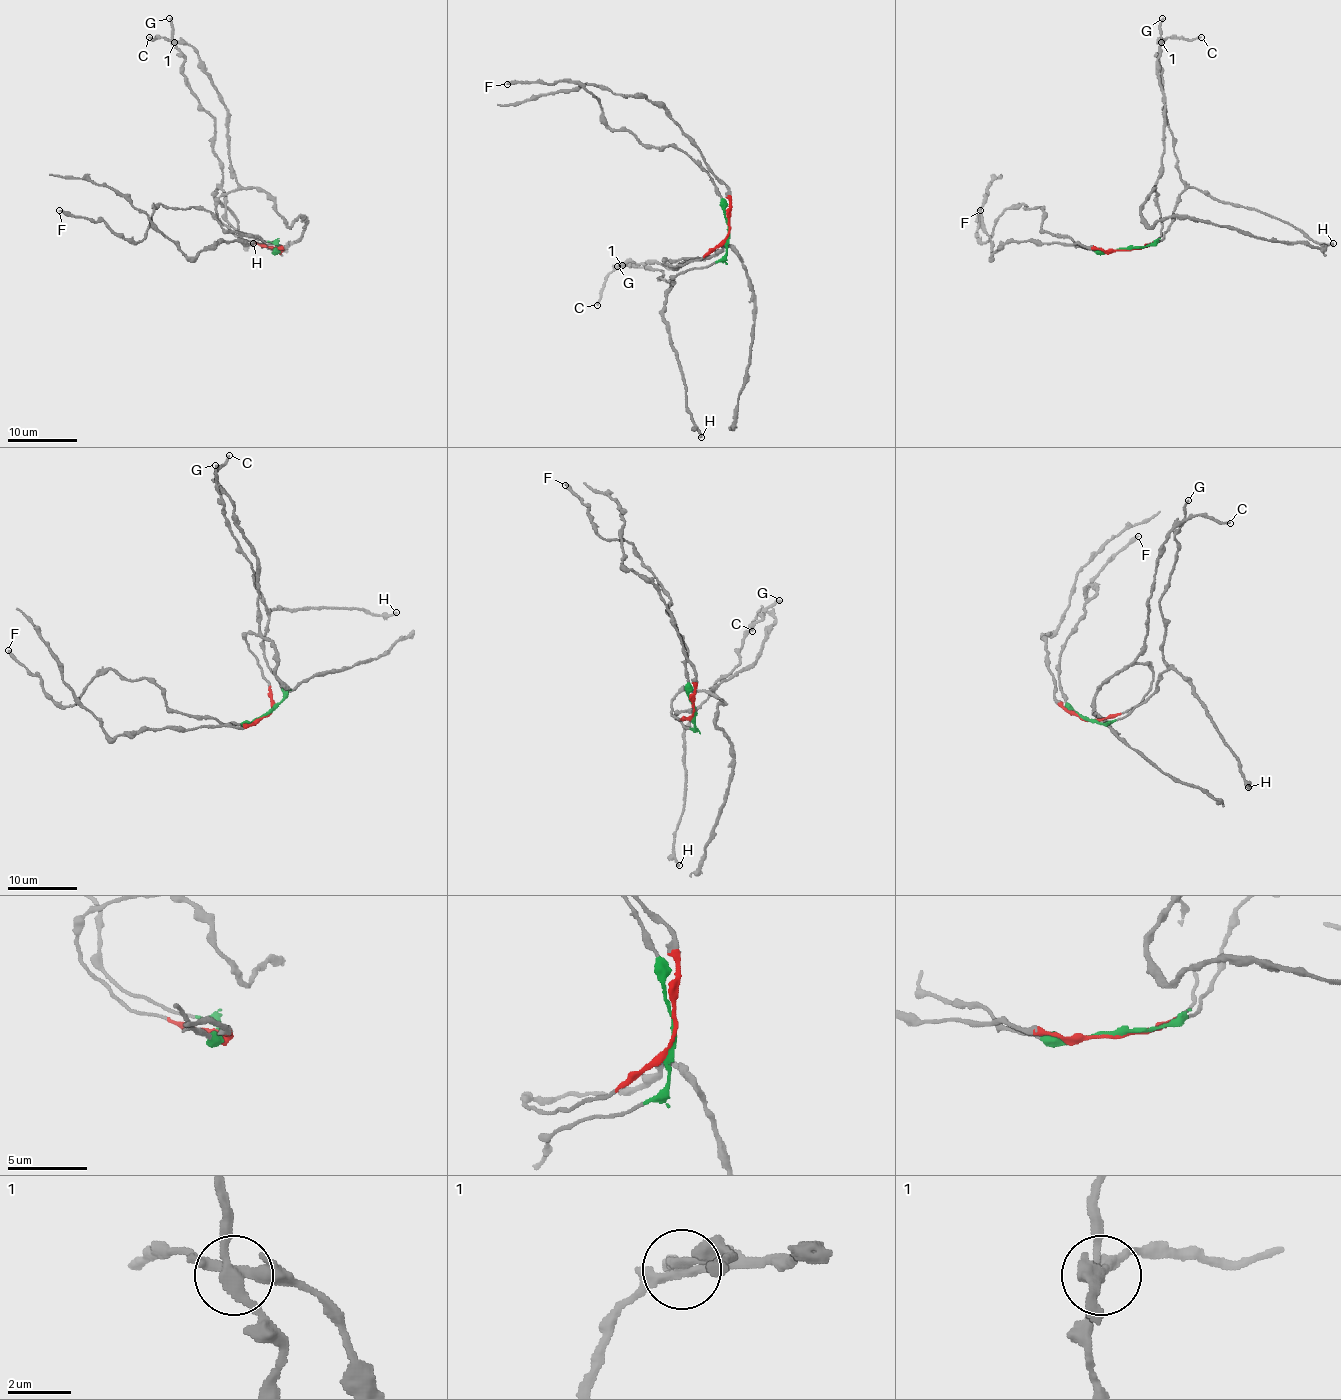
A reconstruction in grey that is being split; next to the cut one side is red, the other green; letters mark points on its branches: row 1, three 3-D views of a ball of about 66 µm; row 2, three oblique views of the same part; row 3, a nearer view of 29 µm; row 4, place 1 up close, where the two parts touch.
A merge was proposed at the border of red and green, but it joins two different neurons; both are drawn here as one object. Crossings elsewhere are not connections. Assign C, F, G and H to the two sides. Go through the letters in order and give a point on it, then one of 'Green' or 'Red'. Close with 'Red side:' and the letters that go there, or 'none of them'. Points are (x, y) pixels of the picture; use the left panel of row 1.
C: Place: (149, 37). Red
F: Place: (59, 210). Green
G: Place: (169, 18). Green
H: Place: (253, 243). Green
Red side: C

